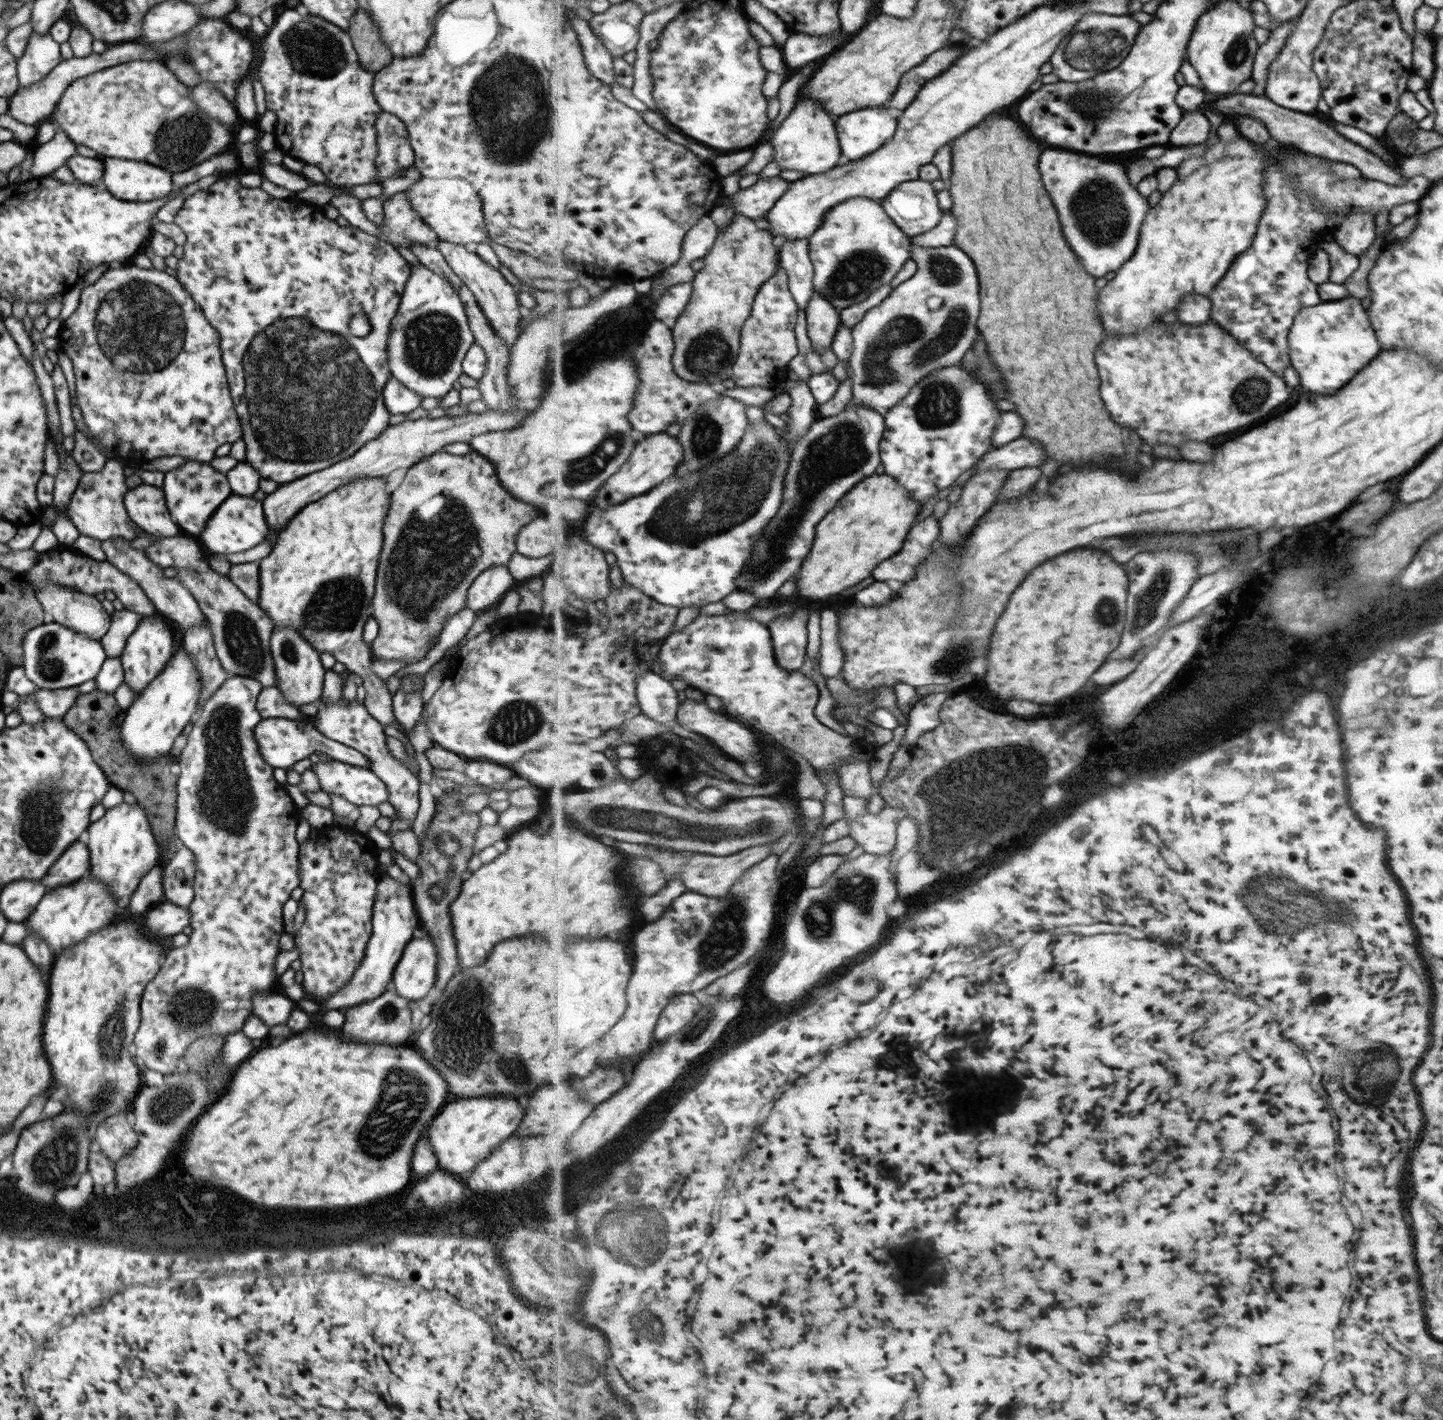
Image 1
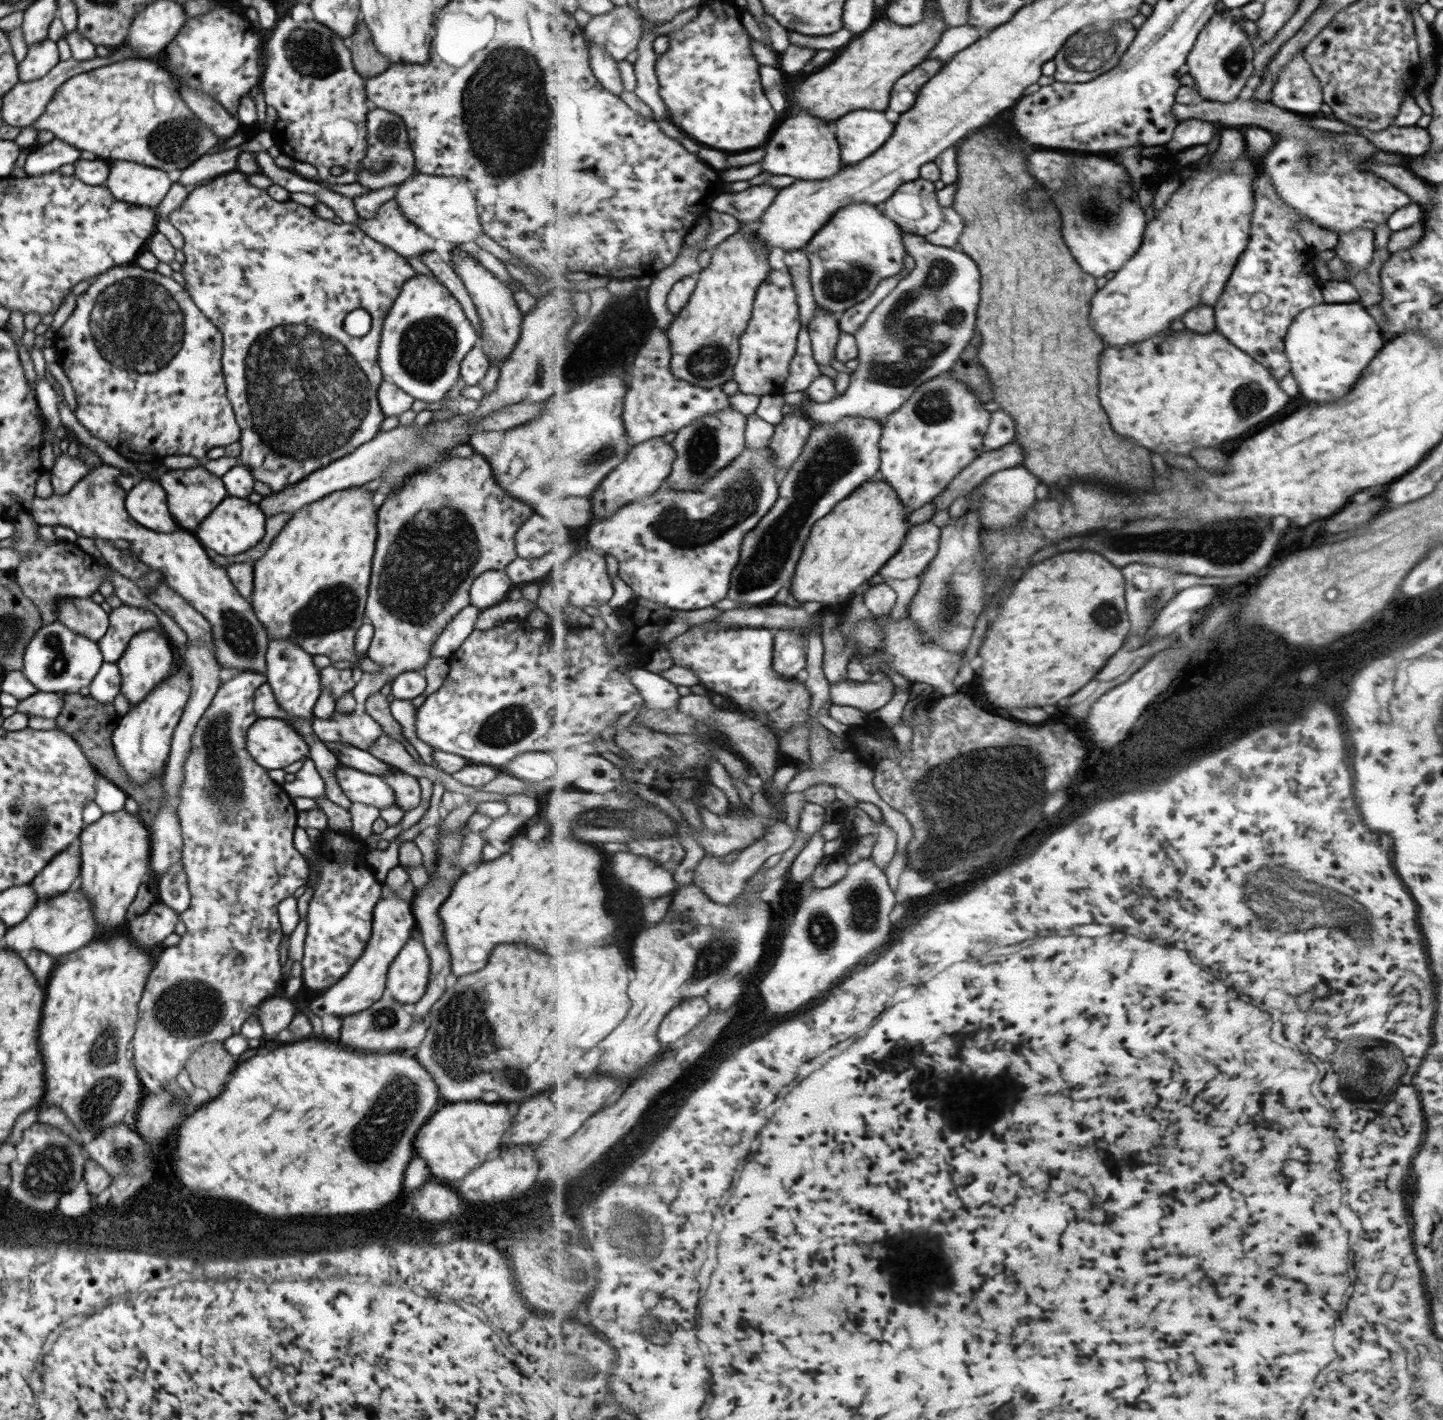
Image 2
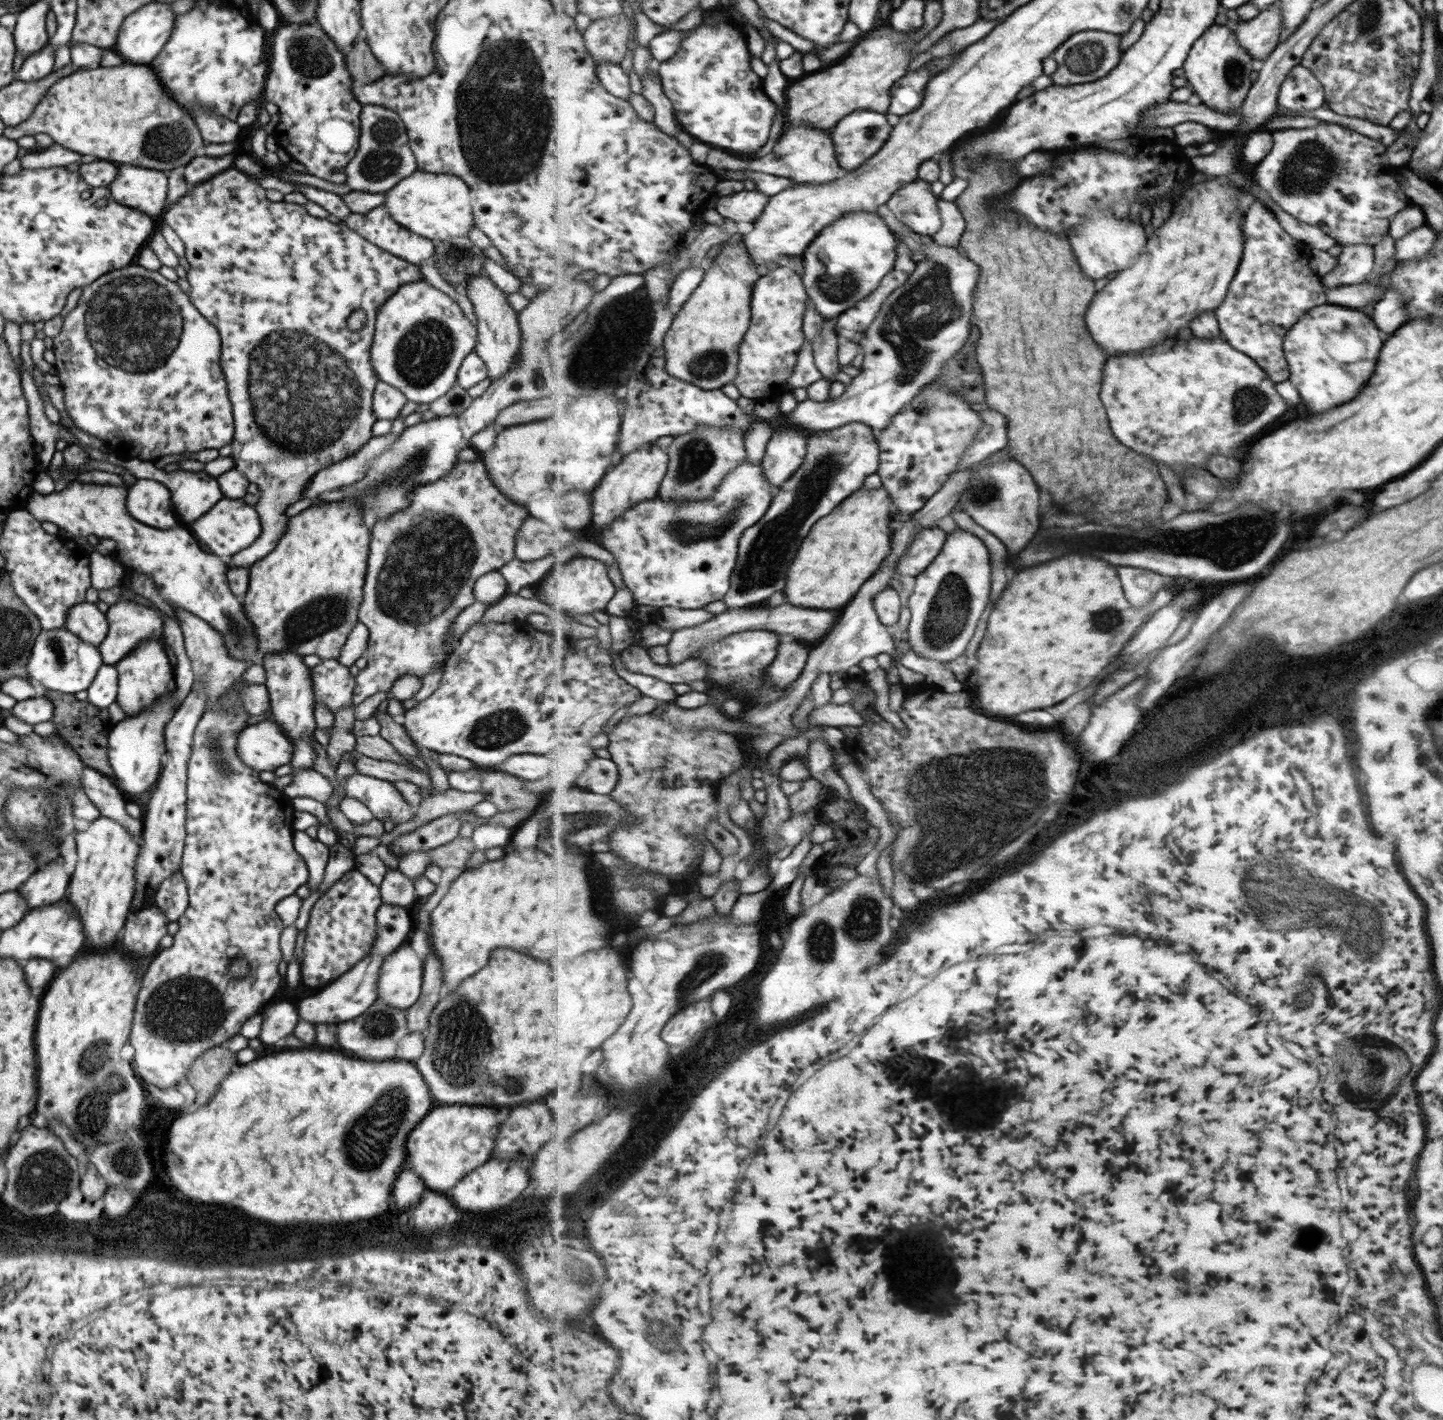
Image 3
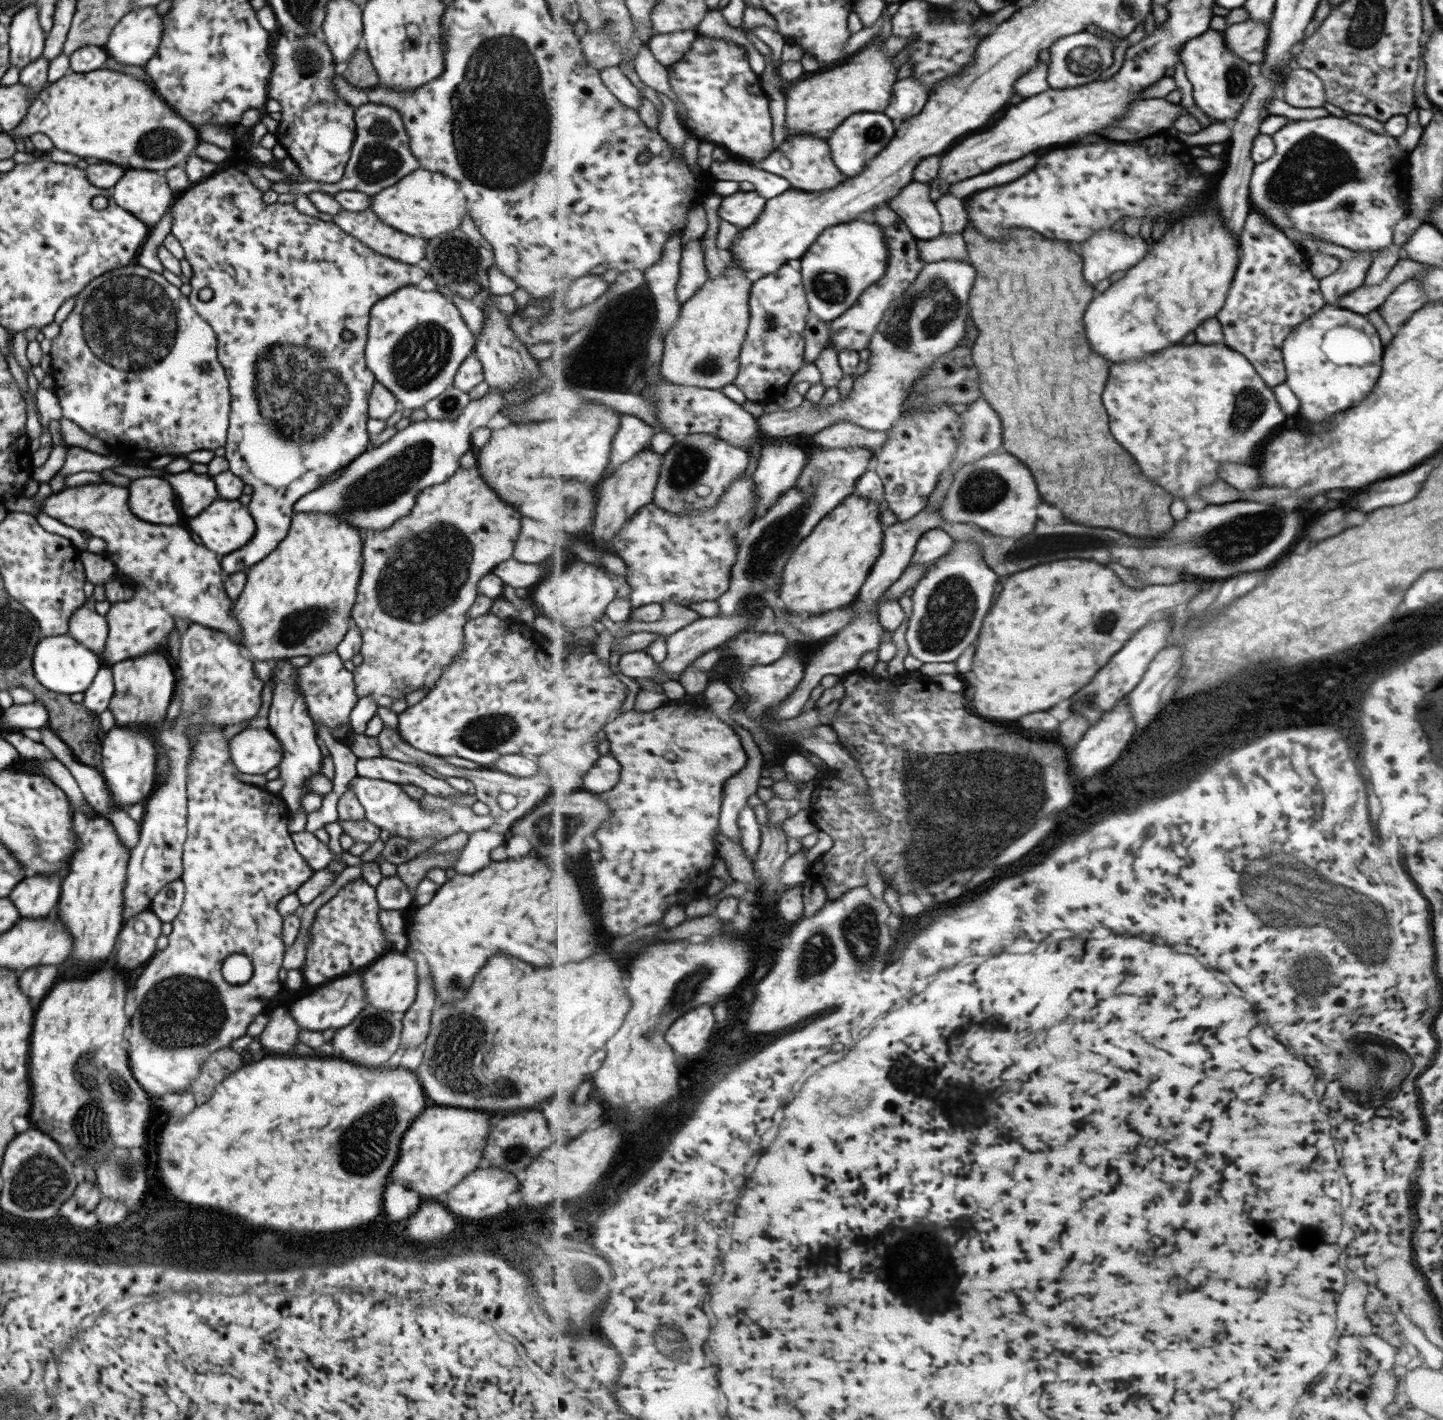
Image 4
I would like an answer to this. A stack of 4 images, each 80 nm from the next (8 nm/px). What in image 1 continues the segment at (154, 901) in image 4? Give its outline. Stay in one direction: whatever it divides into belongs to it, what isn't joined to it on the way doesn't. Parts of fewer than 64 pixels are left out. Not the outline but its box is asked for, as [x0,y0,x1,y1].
[162,844,195,908]

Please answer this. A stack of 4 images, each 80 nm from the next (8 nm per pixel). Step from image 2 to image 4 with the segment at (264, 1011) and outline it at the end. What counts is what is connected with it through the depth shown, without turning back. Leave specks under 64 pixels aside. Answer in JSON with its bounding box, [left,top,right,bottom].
[257,1008,297,1054]

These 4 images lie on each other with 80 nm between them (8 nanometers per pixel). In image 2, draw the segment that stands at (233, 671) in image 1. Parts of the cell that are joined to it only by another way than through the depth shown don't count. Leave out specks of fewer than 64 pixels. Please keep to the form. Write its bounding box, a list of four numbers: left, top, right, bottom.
[30,465,269,674]

